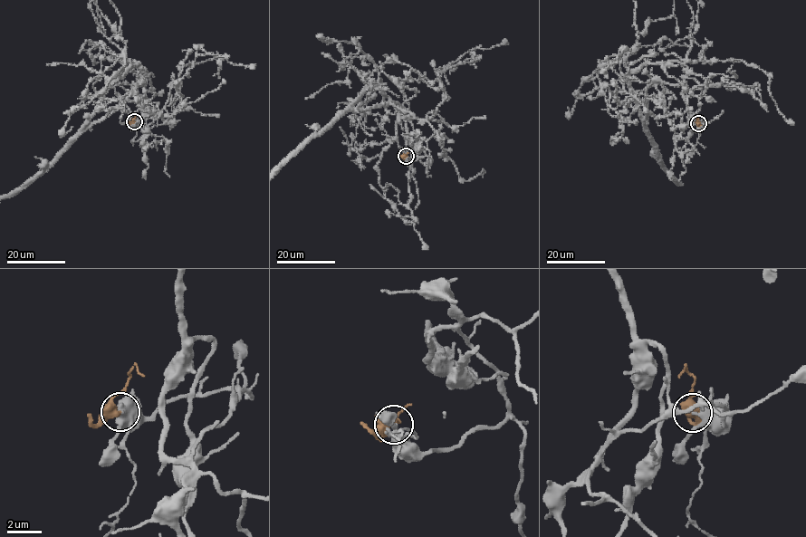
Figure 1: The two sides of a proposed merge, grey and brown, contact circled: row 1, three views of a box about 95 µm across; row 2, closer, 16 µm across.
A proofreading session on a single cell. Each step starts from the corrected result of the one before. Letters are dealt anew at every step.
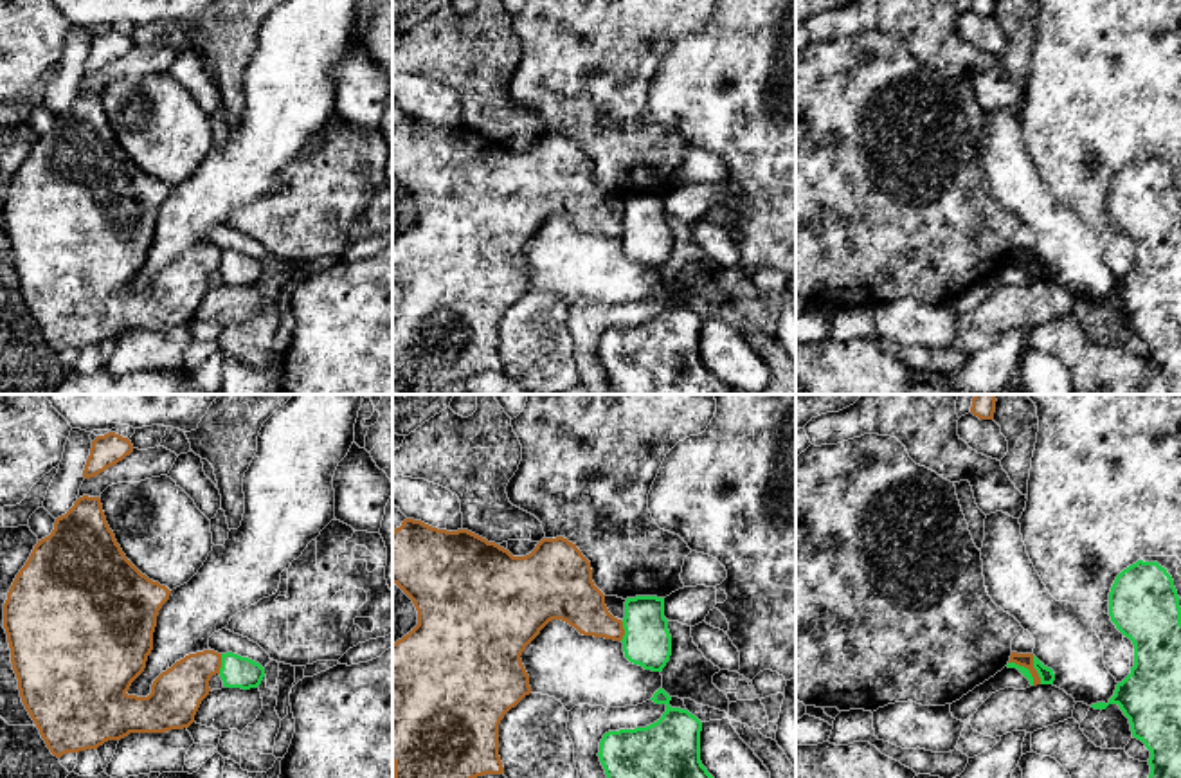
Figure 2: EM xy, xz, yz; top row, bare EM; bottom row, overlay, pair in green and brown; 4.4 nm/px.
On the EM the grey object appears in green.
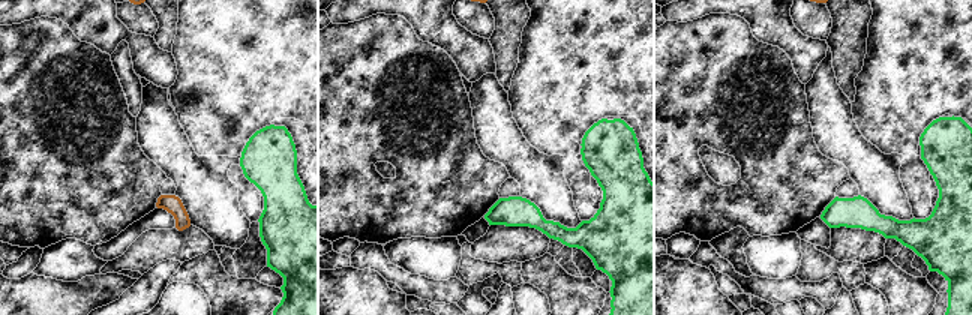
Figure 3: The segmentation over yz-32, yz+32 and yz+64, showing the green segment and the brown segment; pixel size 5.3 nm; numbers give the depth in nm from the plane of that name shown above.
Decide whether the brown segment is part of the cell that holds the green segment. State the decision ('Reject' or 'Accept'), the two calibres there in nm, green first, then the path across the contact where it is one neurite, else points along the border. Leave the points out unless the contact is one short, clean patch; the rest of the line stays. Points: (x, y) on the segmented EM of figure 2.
Reject. Thickness 70 nm (green) against 60 nm. Boundary: yz (1032, 656), (1032, 667), (1041, 683)

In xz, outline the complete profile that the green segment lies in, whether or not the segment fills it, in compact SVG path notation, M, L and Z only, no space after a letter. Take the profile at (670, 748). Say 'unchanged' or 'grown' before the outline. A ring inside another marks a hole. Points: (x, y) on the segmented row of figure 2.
unchanged | M663 688L650 701L666 706L657 722L603 735L598 756L607 778L713 778L700 762L702 722L672 708Z

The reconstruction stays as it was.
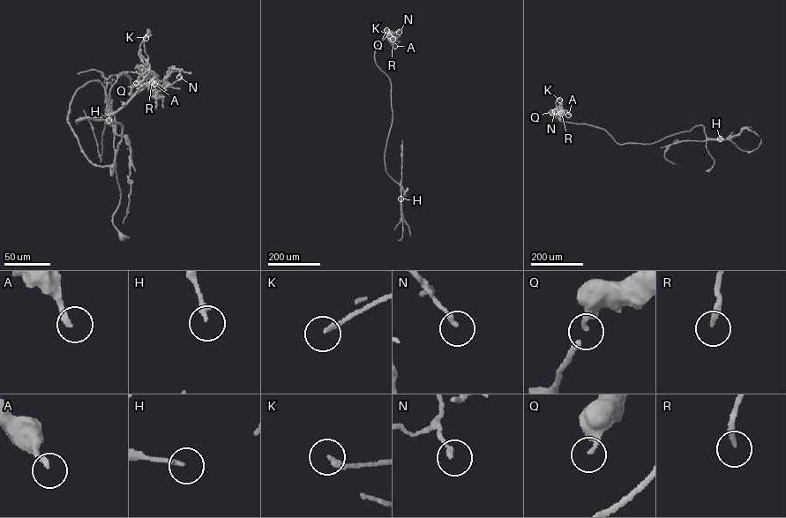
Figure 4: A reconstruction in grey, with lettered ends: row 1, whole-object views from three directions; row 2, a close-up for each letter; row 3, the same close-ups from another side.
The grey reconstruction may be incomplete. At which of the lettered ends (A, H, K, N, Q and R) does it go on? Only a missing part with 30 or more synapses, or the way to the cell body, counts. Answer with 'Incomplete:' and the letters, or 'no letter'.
Incomplete: A, R

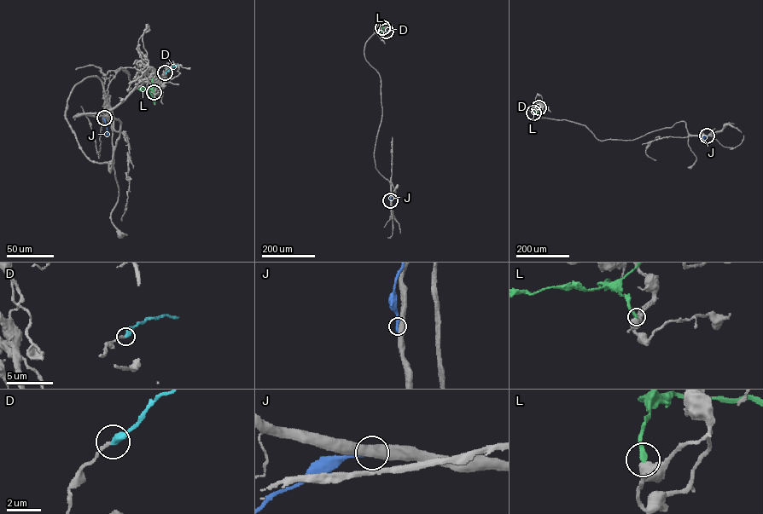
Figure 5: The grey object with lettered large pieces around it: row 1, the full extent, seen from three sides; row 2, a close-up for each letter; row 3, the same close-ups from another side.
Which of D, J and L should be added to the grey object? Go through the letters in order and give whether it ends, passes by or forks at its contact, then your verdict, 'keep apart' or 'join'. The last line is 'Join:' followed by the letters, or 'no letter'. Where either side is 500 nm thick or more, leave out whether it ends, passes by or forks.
D: it ends there; join
J: keep apart
L: keep apart
Join: D

